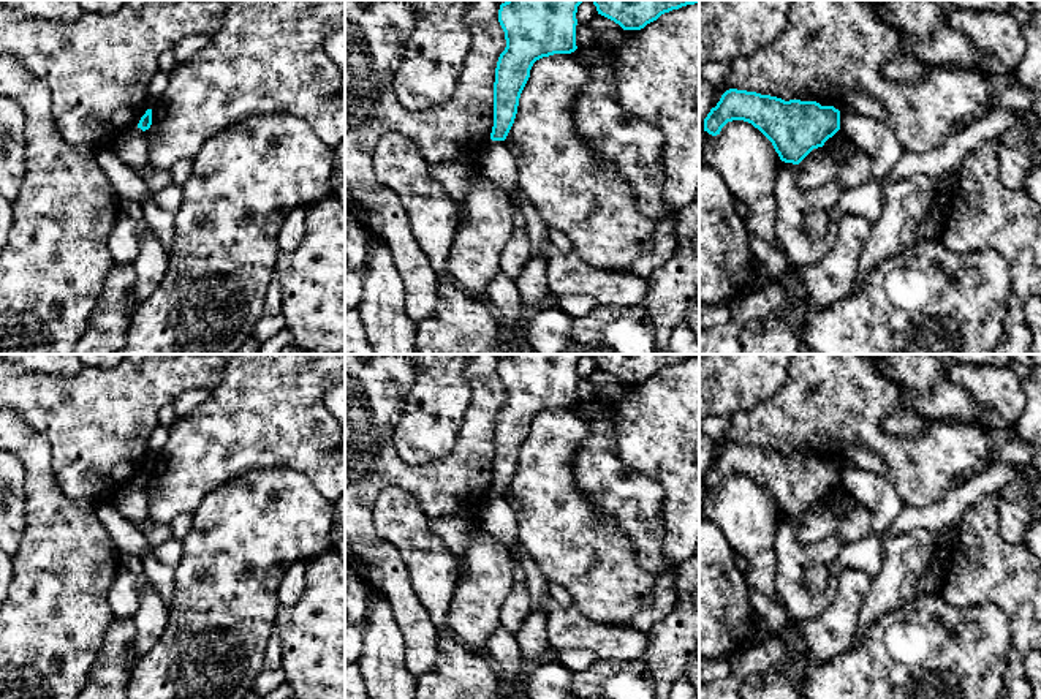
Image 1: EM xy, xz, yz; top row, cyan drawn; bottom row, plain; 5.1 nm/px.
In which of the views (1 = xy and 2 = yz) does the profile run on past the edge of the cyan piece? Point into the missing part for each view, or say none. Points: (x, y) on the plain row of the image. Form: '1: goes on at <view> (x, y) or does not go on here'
1: does not go on here
2: does not go on here

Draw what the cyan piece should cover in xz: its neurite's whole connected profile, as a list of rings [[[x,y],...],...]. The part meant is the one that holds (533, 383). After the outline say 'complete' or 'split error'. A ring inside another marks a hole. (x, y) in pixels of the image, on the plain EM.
[[[506,354],[500,359],[506,402],[495,422],[492,495],[506,493],[533,418],[577,403],[576,367],[582,356],[587,354]]] | complete

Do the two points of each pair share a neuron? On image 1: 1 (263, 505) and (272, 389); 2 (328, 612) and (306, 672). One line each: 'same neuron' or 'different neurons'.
1: different neurons
2: same neuron

